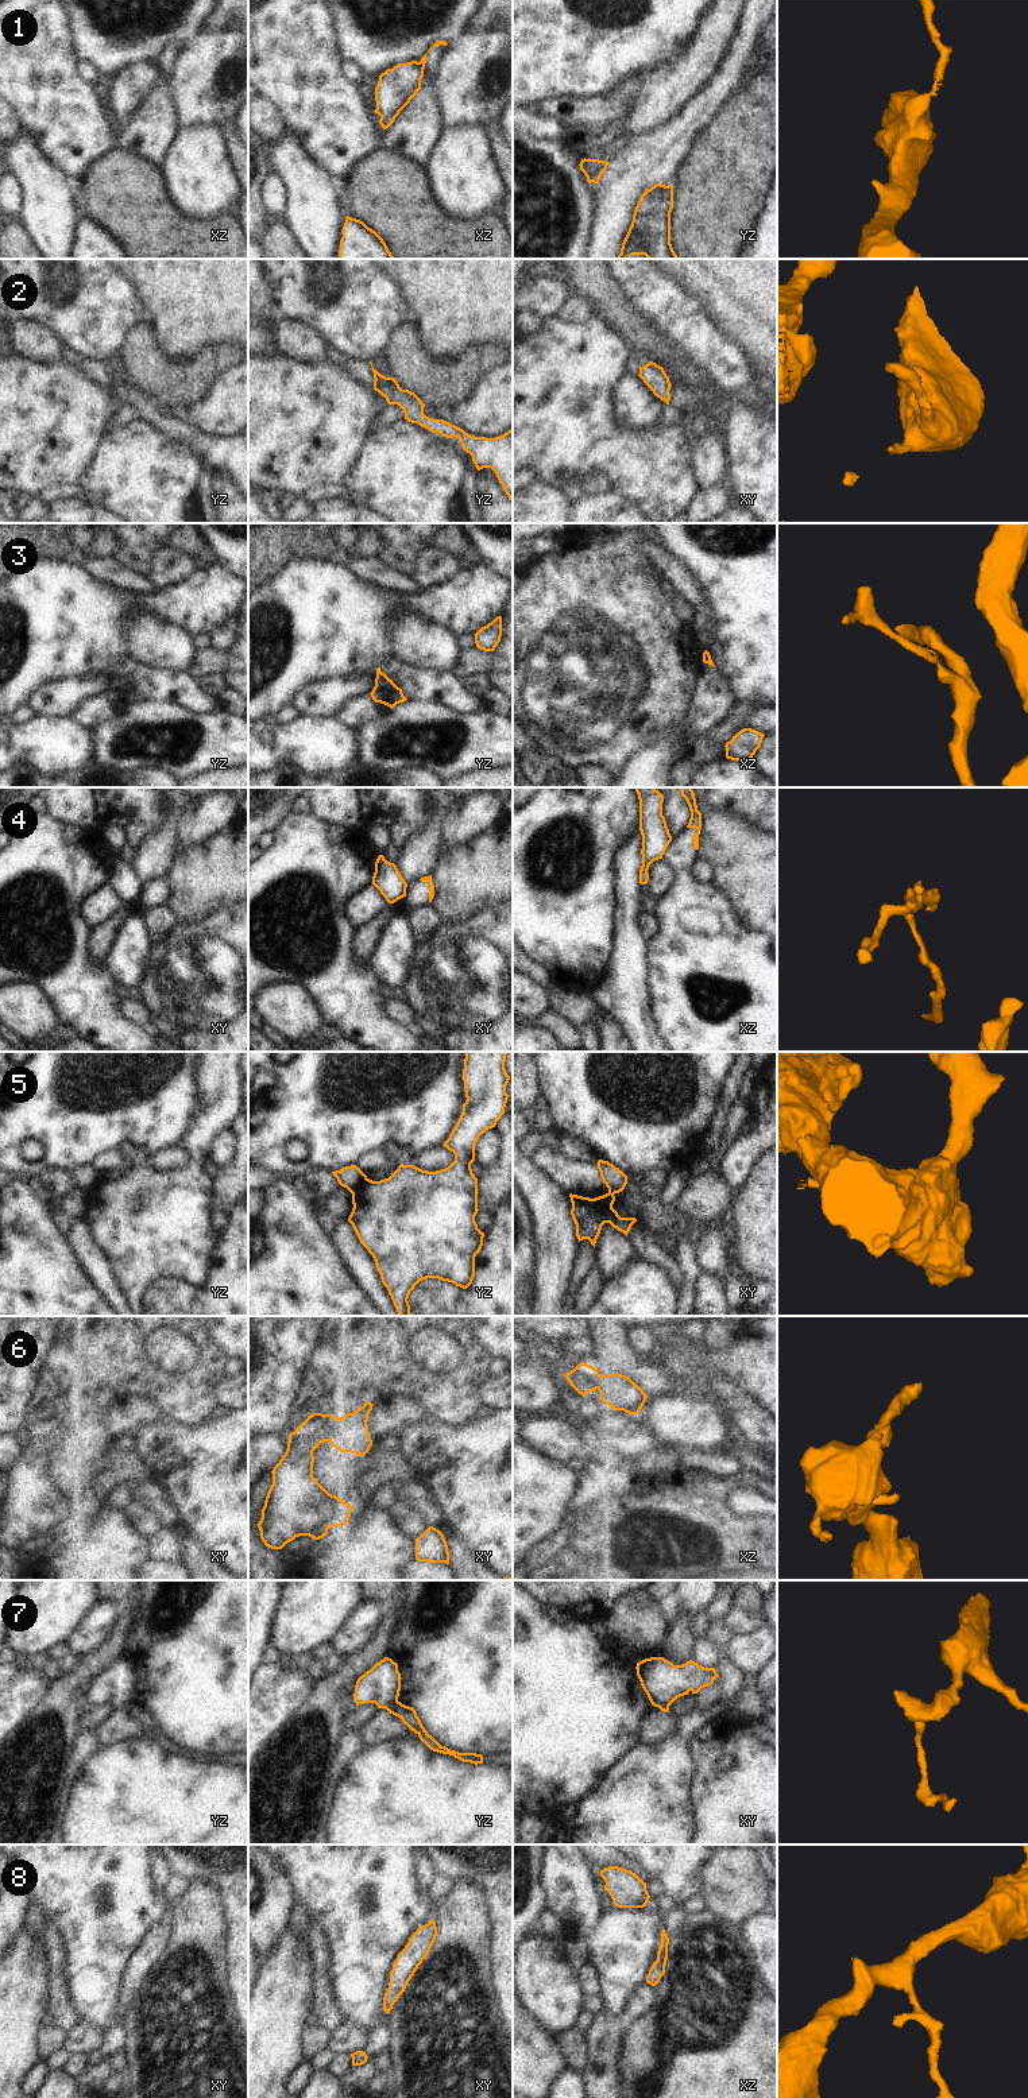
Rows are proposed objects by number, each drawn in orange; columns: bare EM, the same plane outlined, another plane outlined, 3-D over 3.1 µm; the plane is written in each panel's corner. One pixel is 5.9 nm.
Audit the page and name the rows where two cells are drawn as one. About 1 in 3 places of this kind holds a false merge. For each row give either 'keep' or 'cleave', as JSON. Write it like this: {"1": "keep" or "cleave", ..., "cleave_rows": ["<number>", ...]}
{"1": "cleave", "2": "keep", "3": "cleave", "4": "cleave", "5": "cleave", "6": "cleave", "7": "cleave", "8": "keep", "cleave_rows": ["1", "3", "4", "5", "6", "7"]}

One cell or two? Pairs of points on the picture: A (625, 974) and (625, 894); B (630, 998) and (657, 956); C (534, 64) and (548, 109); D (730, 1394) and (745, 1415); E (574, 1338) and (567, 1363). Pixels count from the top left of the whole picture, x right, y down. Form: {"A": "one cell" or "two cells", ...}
{"A": "one cell", "B": "two cells", "C": "two cells", "D": "one cell", "E": "two cells"}

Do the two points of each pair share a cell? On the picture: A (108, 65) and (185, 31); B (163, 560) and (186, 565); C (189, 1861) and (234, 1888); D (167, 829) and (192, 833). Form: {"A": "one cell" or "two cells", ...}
{"A": "one cell", "B": "one cell", "C": "one cell", "D": "two cells"}

